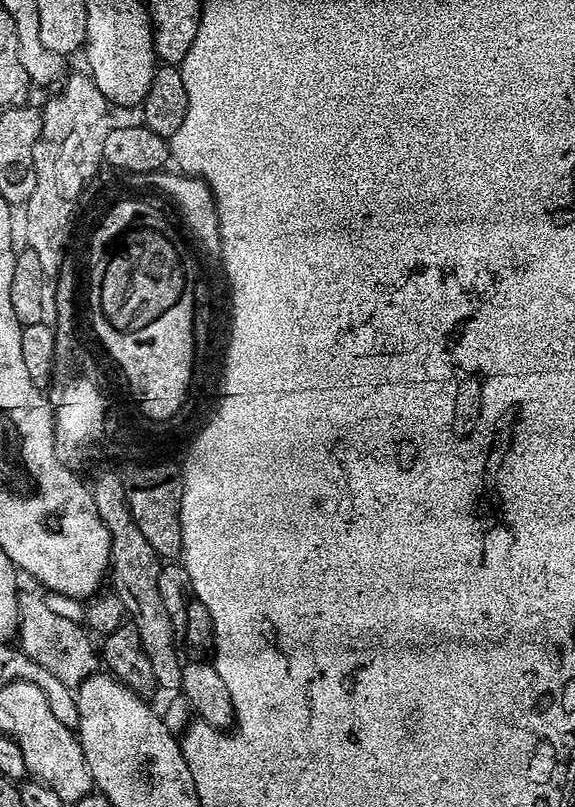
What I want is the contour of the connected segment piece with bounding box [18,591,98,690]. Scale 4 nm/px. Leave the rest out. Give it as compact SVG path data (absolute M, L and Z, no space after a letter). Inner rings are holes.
M39 591L36 592L23 593L20 596L18 647L31 660L38 662L42 670L47 670L51 676L58 678L58 682L64 682L68 688L75 690L85 678L97 671L97 645L92 645L93 637L86 631L83 623L75 624L61 615L54 614L46 606L43 595Z

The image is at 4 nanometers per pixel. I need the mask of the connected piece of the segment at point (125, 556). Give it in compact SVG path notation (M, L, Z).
M104 472L94 483L96 509L100 512L104 525L112 539L112 559L110 561L111 591L121 600L127 619L135 625L142 646L149 656L151 669L154 670L156 687L160 692L176 694L181 691L182 657L176 653L178 637L170 614L166 614L166 605L158 590L158 574L162 567L161 557L156 555L154 546L146 542L142 530L136 528L132 511L128 505L128 490L125 477L116 472Z

